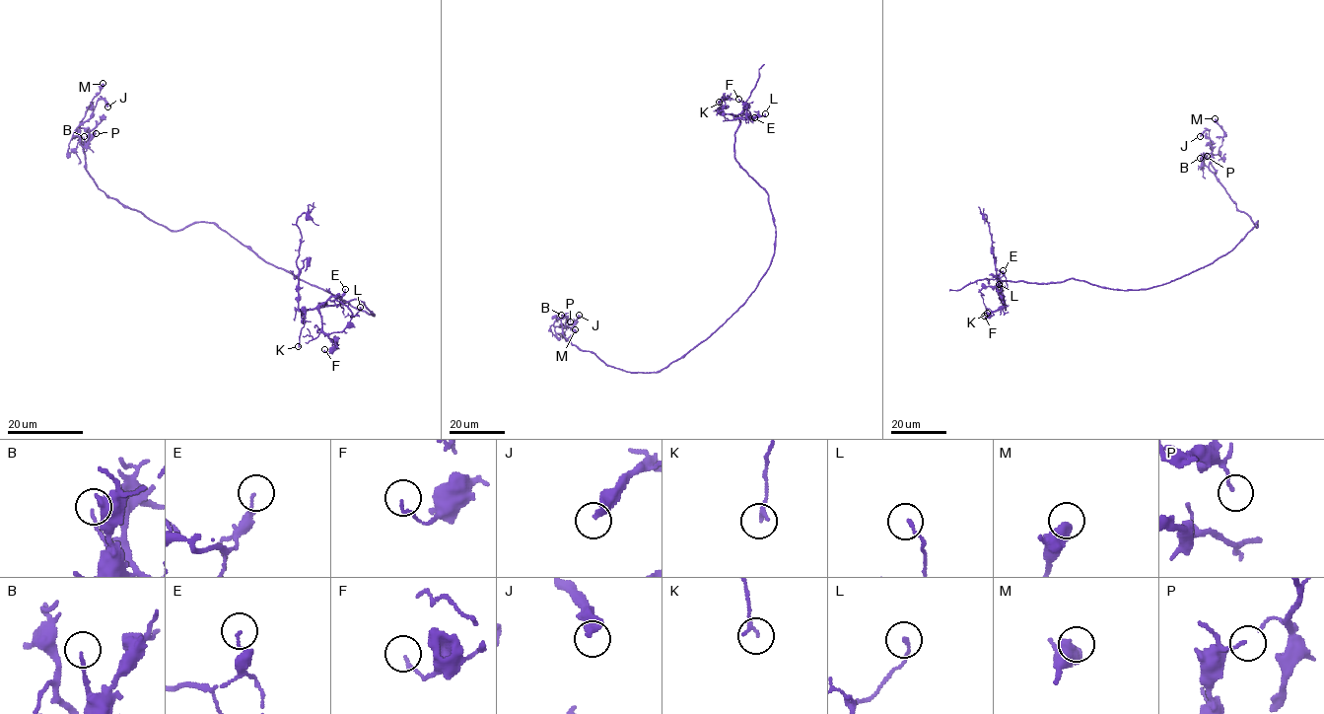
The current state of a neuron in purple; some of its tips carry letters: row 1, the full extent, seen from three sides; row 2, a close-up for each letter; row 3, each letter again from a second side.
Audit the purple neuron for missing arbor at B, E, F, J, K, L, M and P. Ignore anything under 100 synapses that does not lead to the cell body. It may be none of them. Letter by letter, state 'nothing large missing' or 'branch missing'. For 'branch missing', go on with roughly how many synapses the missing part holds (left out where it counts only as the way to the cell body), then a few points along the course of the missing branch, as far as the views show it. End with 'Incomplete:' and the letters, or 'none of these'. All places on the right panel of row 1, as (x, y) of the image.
B: nothing large missing
E: nothing large missing
F: nothing large missing
J: nothing large missing
K: nothing large missing
L: nothing large missing
M: nothing large missing
P: nothing large missing
Incomplete: none of these

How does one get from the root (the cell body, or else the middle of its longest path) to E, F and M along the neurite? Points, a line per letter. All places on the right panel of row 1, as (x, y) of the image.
E: (1192, 272), (1149, 289), (1120, 290), (1073, 278), (1050, 283), (1000, 281), (994, 276), (1003, 276), (1003, 270)
F: (1192, 272), (1139, 290), (1110, 289), (1073, 278), (1050, 283), (1003, 281), (1005, 308), (987, 318), (984, 316)
M: (1192, 272), (1229, 252), (1257, 221), (1257, 227), (1204, 164), (1221, 145), (1223, 130), (1215, 118)

